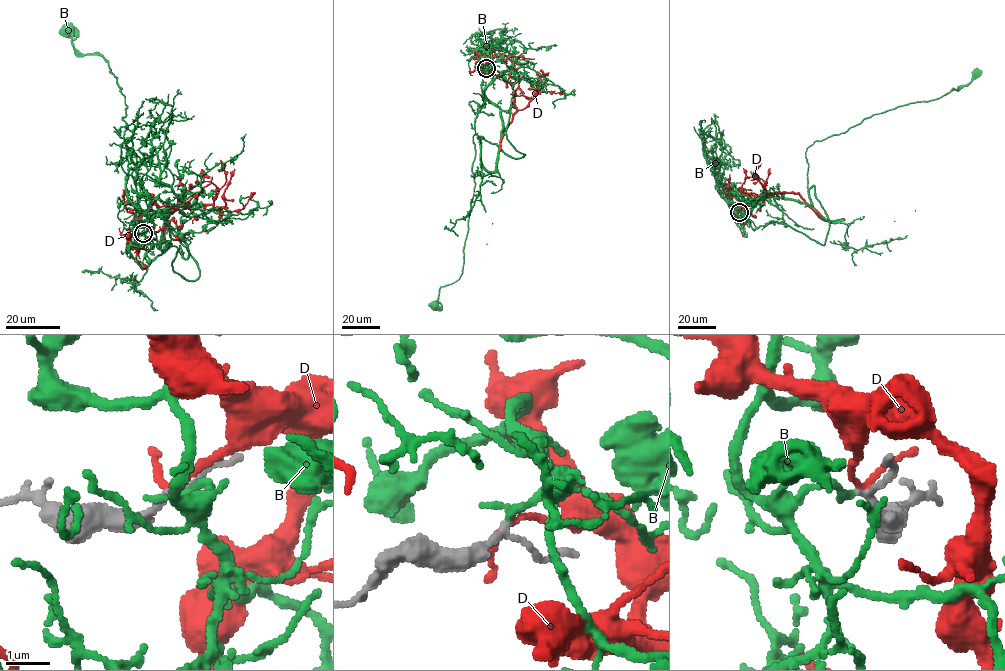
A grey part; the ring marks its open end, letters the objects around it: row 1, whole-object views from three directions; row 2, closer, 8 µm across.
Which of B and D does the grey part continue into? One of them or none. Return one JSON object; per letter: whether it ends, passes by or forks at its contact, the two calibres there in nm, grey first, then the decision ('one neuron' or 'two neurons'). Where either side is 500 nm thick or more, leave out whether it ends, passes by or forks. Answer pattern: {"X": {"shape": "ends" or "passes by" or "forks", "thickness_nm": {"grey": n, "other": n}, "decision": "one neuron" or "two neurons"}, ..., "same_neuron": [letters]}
{"B": {"shape": "ends", "thickness_nm": {"grey": 130, "other": 180}, "decision": "one neuron"}, "D": {"shape": "passes by", "thickness_nm": {"grey": 150, "other": 110}, "decision": "two neurons"}, "same_neuron": ["B"]}

